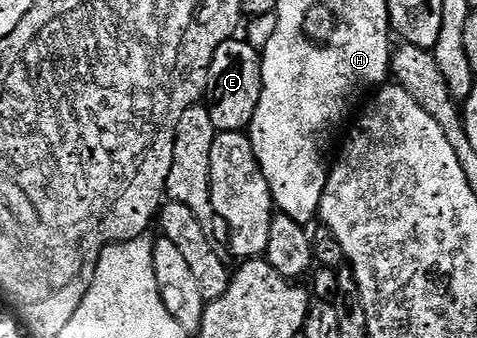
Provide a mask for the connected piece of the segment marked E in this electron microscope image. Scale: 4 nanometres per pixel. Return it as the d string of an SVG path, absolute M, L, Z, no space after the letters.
M229 39L214 51L214 59L208 68L208 85L202 91L202 101L210 115L210 123L214 123L217 133L238 133L247 130L254 119L254 111L258 107L258 99L262 91L262 71L260 70L261 54L246 39Z

